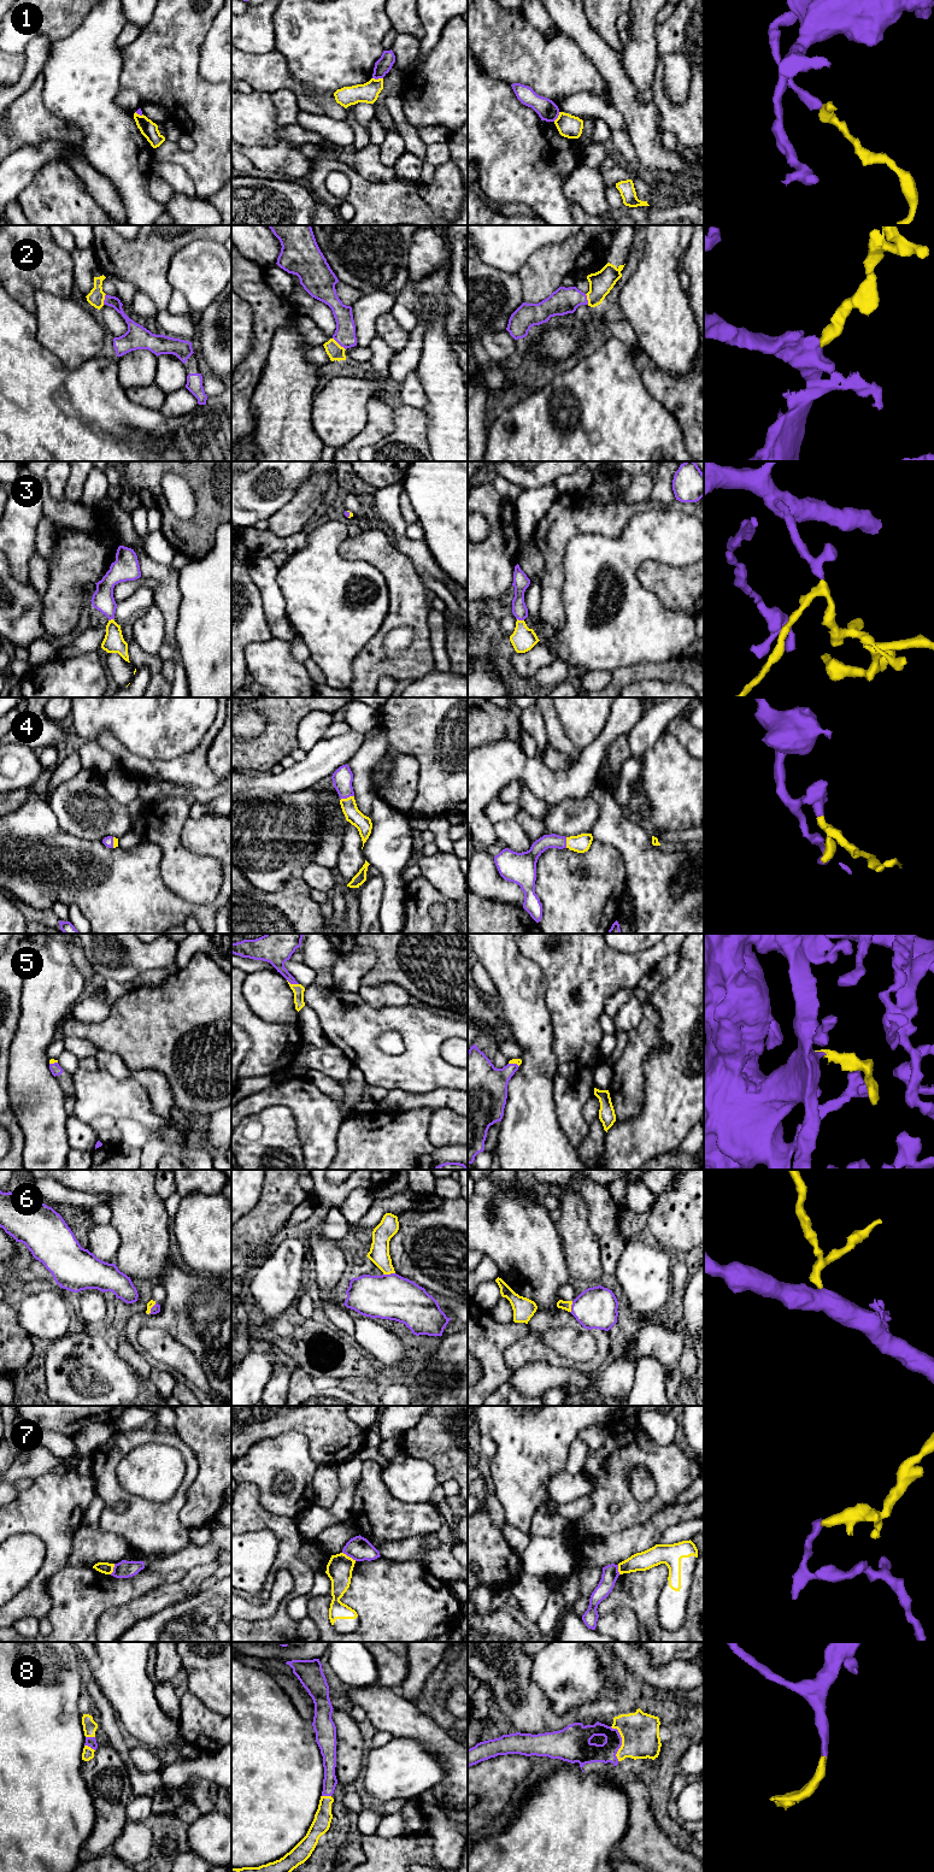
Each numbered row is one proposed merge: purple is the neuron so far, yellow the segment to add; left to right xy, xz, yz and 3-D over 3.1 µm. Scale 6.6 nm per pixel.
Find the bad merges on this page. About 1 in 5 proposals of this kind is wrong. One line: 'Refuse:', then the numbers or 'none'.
Refuse: 1, 7

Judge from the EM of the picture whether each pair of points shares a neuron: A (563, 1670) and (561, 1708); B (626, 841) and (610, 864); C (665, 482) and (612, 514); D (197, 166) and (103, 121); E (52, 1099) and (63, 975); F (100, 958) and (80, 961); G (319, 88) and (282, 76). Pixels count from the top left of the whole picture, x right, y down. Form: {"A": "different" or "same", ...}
{"A": "same", "B": "different", "C": "different", "D": "different", "E": "same", "F": "different", "G": "different"}

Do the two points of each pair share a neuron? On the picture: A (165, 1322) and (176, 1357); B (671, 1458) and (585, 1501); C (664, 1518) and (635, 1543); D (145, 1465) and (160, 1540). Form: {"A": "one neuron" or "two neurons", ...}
{"A": "two neurons", "B": "two neurons", "C": "one neuron", "D": "two neurons"}

